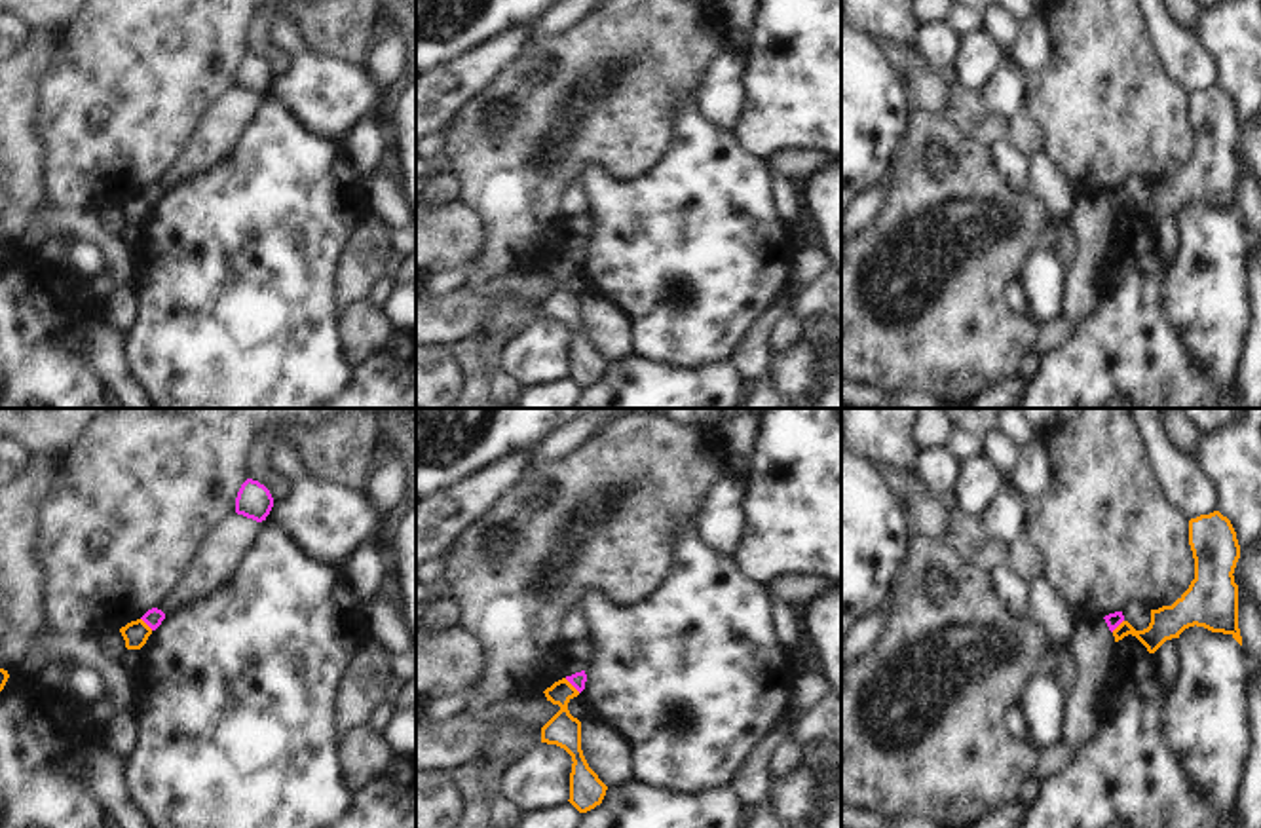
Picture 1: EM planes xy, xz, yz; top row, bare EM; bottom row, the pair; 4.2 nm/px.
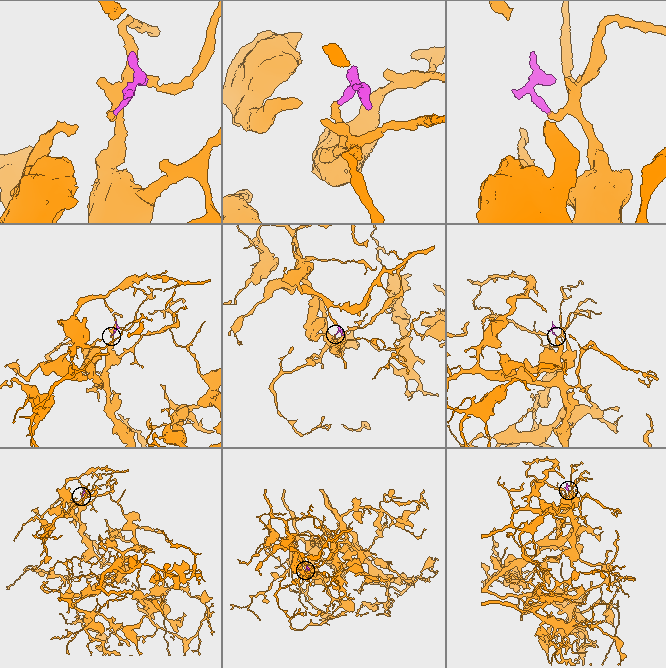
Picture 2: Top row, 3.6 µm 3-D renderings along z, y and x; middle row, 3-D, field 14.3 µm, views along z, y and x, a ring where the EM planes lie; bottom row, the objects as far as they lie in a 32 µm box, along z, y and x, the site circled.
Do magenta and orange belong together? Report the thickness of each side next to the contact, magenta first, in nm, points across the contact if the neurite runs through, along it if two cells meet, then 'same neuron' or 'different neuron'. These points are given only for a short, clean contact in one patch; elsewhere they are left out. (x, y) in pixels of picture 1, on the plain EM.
70 nm thick on the magenta side, 140 nm on the other; runs through xz (578, 255), (572, 259), (563, 268), (563, 304); same neuron

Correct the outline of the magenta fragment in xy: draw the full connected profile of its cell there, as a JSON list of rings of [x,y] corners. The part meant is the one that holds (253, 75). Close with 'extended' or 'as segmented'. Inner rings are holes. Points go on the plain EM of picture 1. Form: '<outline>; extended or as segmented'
[[[247,53],[235,72],[235,87],[256,97],[266,95],[273,82],[270,65],[258,55]]]; as segmented

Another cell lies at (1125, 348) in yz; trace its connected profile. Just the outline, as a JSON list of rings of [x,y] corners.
[[[1132,209],[1119,215],[1098,264],[1096,310],[1056,351],[1041,357],[1022,401],[1012,408],[1107,408],[1115,399],[1126,399],[1132,408],[1231,408],[1231,391],[1214,384],[1200,359],[1183,348],[1181,336],[1168,325],[1162,285],[1170,266],[1160,254],[1155,228]]]

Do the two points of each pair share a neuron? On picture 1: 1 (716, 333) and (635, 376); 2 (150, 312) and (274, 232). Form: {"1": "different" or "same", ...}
{"1": "different", "2": "same"}

